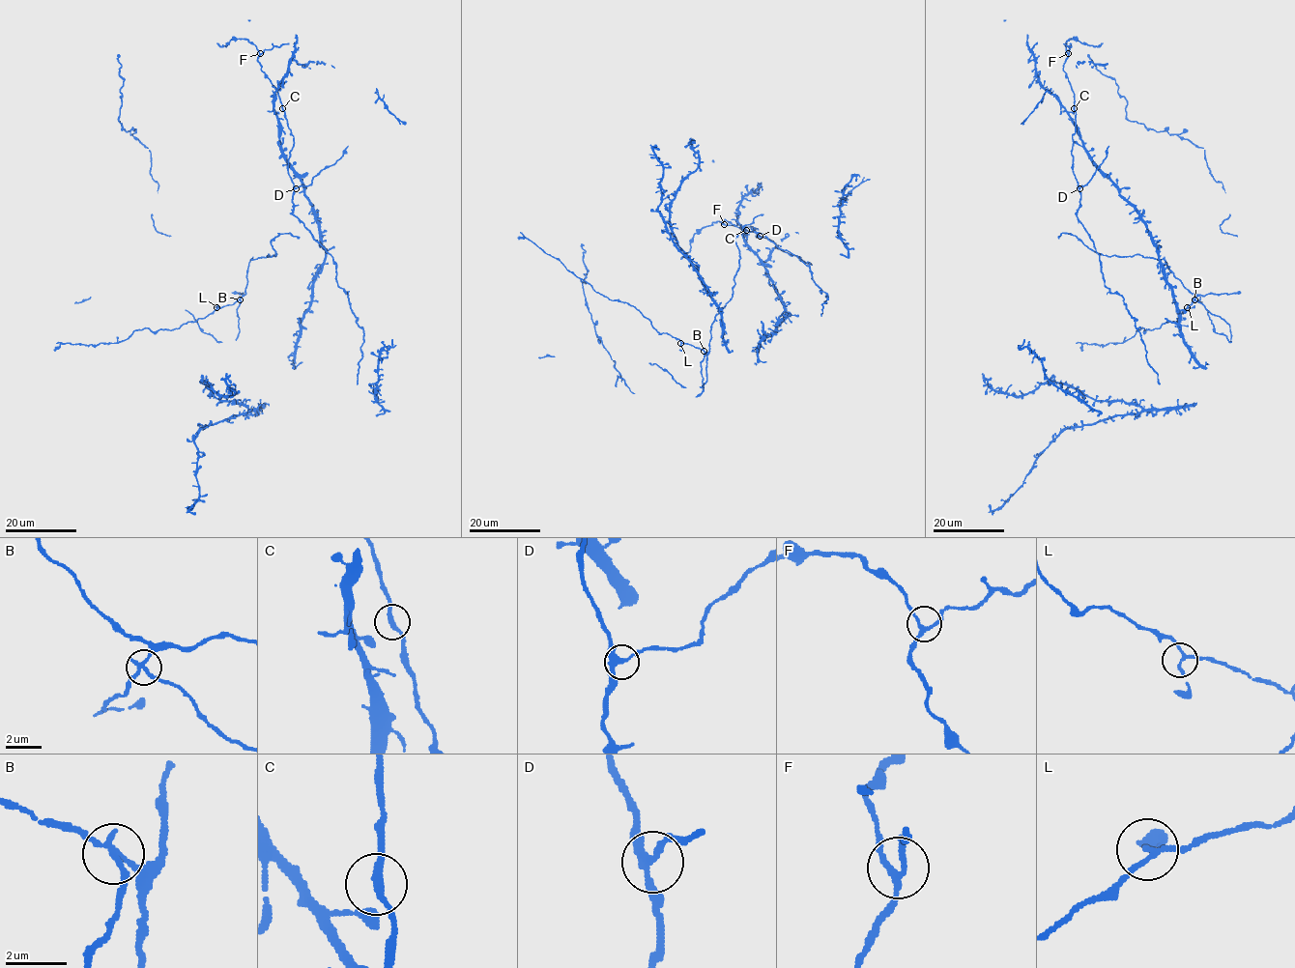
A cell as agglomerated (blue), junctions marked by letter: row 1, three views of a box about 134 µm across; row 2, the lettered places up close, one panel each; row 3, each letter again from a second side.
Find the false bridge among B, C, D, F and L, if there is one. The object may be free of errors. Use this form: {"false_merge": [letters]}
{"false_merge": ["B"]}

